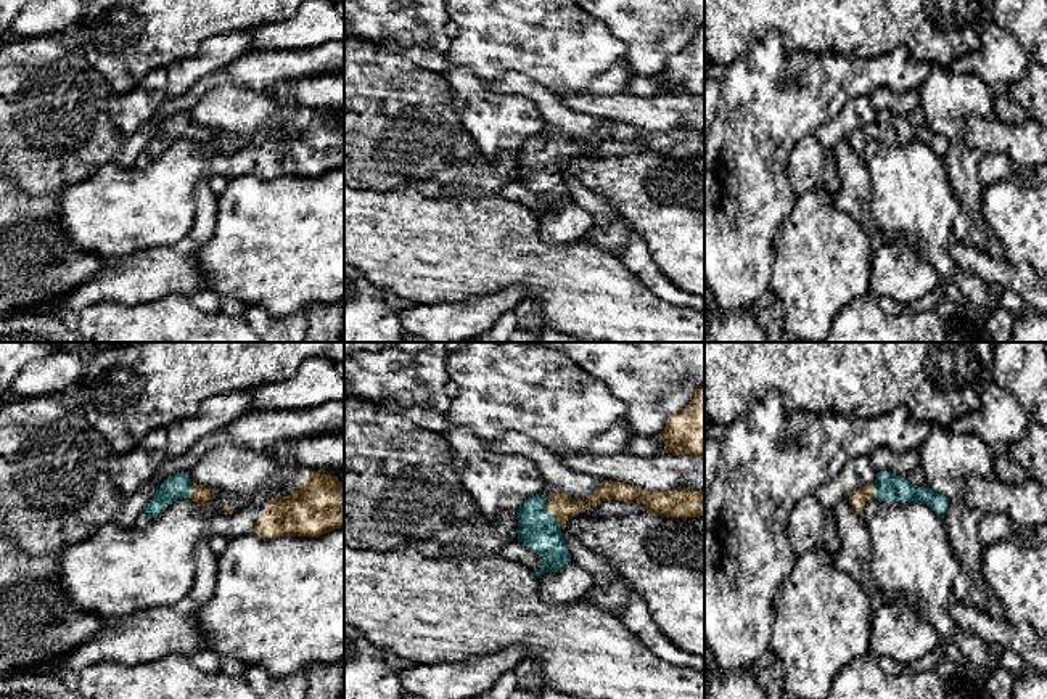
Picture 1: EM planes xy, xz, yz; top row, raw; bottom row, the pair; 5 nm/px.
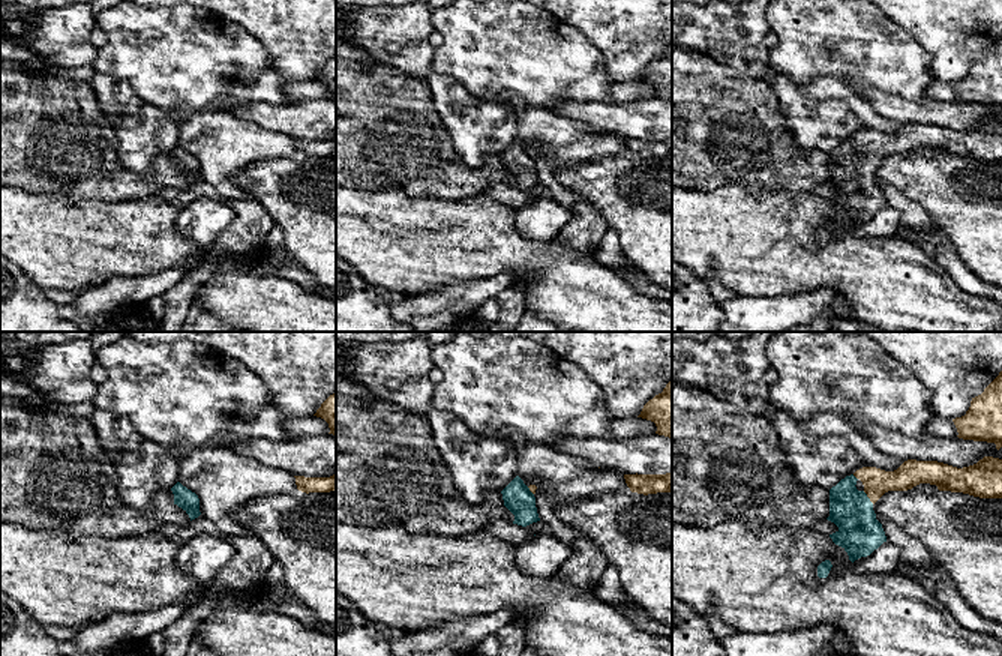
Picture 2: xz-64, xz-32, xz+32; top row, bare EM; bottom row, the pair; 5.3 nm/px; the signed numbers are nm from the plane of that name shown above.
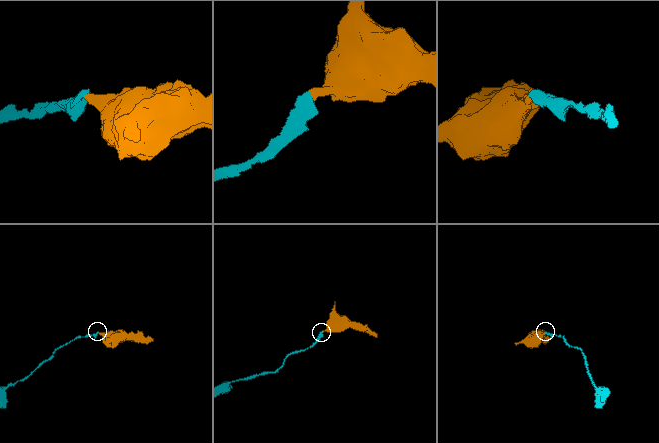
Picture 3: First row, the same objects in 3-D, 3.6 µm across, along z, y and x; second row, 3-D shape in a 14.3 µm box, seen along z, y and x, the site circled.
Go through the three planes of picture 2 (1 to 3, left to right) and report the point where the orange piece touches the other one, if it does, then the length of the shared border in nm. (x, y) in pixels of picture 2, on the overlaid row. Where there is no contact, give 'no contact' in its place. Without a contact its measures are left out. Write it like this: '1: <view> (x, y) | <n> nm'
1: no contact
2: xz-32 (530, 491) | 60 nm
3: xz+32 (867, 497) | 90 nm

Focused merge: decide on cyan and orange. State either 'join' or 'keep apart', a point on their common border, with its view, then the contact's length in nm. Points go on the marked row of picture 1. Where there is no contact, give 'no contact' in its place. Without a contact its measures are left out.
join | xz (549, 511) | 170 nm

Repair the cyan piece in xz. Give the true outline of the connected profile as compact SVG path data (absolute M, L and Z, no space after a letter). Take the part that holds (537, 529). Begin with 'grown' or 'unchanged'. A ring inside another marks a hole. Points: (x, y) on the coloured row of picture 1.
grown; M605 480L584 501L560 492L548 497L539 493L516 511L518 542L544 558L544 566L534 569L537 578L545 572L561 570L571 561L561 525L605 500L638 500L645 505L647 513L658 513L667 517L704 516L704 488L651 492L626 482Z

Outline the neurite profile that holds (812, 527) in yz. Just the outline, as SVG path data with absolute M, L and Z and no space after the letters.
M812 493L801 498L788 521L788 540L798 558L811 551L835 554L841 538L831 506Z

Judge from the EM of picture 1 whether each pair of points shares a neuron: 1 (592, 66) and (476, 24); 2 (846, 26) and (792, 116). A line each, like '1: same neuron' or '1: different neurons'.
1: same neuron
2: different neurons

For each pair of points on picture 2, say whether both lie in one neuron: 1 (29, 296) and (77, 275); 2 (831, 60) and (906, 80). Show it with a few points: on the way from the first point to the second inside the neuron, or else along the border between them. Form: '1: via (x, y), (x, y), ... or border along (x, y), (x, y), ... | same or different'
1: border along (17, 266), (42, 290) | different
2: via (849, 60), (888, 62) | same

